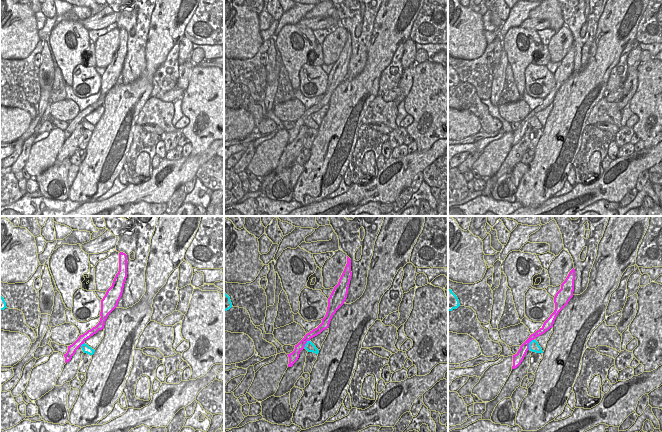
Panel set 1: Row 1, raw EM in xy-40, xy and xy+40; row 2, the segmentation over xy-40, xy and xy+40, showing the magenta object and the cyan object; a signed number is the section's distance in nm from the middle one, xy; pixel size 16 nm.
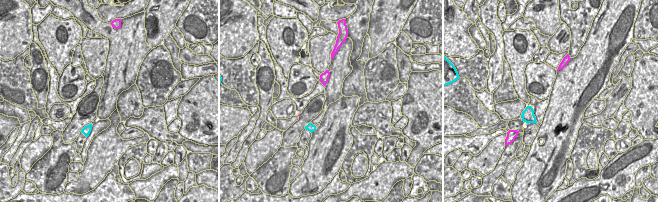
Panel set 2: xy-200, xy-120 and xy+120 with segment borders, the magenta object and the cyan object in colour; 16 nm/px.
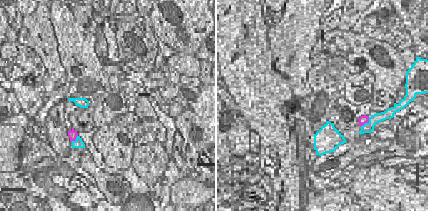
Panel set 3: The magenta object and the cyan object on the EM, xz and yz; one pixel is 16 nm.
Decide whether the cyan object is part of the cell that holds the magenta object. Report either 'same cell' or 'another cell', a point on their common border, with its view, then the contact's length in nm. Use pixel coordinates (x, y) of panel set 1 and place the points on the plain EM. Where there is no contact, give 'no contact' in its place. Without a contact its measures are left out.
another cell | xy+40 (528, 120) | 190 nm

